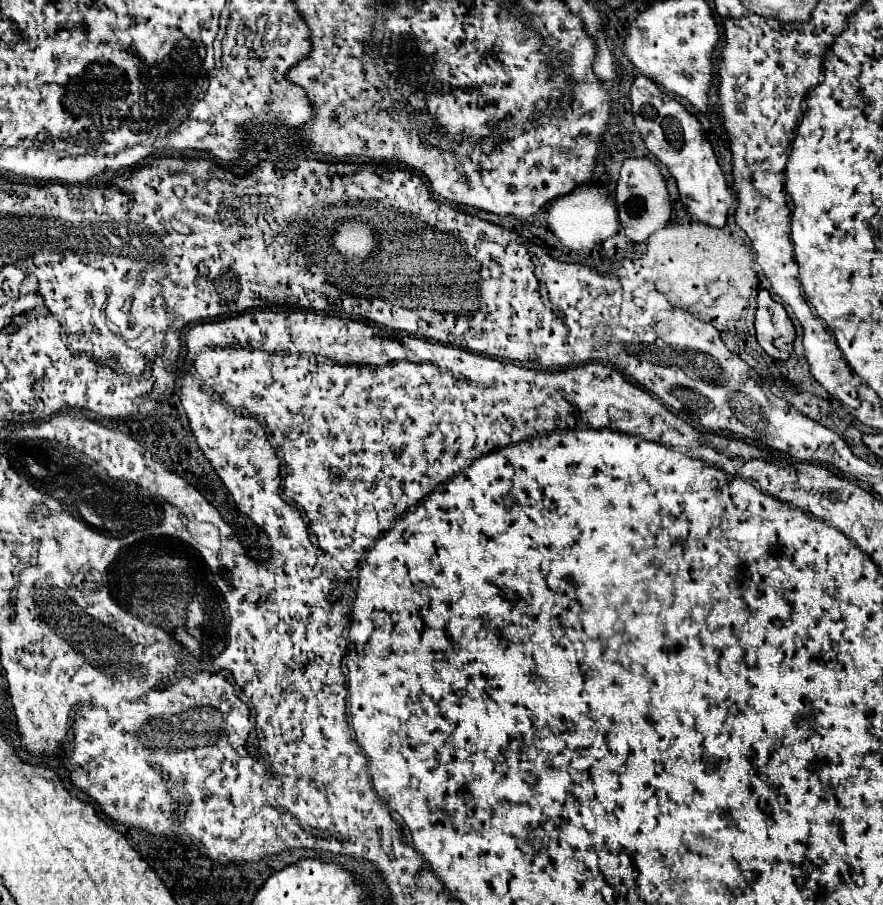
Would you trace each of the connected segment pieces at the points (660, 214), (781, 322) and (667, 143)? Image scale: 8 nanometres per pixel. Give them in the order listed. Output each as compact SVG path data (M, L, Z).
M628 158L623 163L621 177L617 181L615 201L617 201L619 221L621 221L623 229L625 229L625 235L633 243L645 241L653 231L663 227L671 219L671 211L673 211L667 181L661 175L659 167L653 161L649 161L648 158Z
M759 291L755 329L759 345L775 359L789 359L793 355L795 327L785 307L777 303L769 291Z
M639 75L631 85L633 119L647 149L671 171L677 179L681 201L687 205L689 215L695 221L711 227L723 227L729 215L735 213L735 199L727 187L725 175L717 163L715 151L705 137L701 123L681 103L659 89L651 79Z

